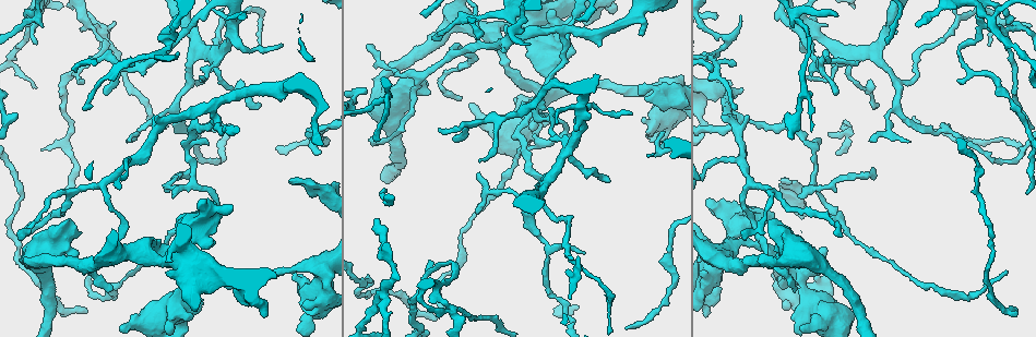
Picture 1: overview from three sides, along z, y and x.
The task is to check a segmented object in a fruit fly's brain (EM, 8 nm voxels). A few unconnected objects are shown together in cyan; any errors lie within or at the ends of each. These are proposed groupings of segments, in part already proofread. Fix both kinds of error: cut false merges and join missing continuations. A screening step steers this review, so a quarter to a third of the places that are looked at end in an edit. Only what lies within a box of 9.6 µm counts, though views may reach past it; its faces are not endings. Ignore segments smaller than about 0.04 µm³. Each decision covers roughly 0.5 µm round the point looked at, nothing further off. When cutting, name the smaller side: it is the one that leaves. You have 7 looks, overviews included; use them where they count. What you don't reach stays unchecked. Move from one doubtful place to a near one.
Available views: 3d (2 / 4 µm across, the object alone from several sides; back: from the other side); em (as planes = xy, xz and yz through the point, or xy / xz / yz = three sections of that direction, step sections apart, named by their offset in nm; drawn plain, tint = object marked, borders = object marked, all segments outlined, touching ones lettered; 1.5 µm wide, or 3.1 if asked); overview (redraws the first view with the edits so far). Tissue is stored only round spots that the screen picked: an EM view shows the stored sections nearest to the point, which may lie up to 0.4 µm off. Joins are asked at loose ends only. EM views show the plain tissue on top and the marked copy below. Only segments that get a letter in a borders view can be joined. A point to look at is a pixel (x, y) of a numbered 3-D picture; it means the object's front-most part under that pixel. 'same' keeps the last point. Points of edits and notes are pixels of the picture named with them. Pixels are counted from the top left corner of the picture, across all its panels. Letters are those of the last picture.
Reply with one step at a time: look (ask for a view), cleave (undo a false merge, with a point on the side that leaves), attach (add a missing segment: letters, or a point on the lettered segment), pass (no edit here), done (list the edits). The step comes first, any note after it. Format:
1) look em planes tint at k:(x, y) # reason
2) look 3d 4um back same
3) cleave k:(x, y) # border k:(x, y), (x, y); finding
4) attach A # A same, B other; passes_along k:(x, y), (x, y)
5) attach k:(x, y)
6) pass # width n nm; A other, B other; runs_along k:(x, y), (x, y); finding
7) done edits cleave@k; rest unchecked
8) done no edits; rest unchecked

look em planes borders at 1:(368, 49) # free end

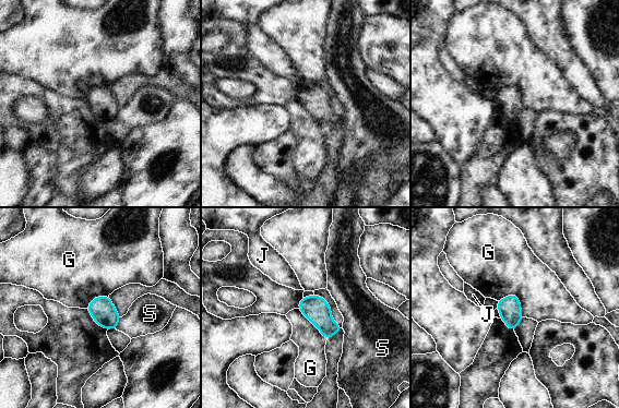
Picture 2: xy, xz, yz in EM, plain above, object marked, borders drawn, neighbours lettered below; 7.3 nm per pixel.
pass # G other, J other, S other; border 2:(497, 300), (515, 295), (524, 316); no lettered segment goes on from it

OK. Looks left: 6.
look 3d 2um at 1:(173, 196) # branch stops here

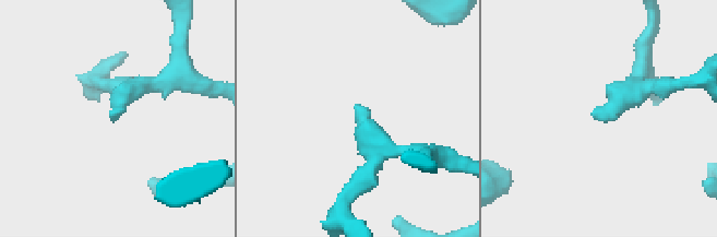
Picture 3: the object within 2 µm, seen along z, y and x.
look em xz step 8 tint at 3:(112, 116) # arm_widths 170, 190 nm; now the EM

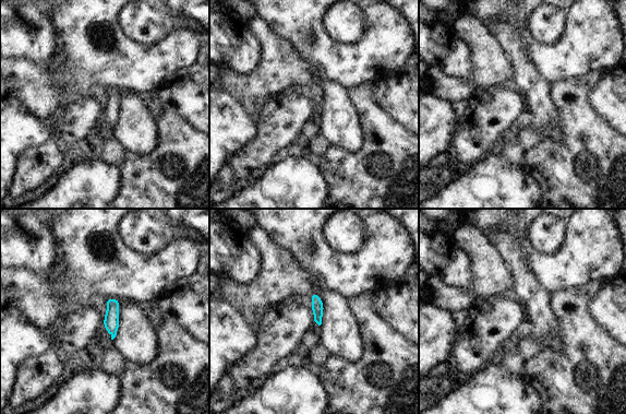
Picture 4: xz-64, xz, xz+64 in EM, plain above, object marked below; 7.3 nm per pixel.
look em xz step 8 borders same

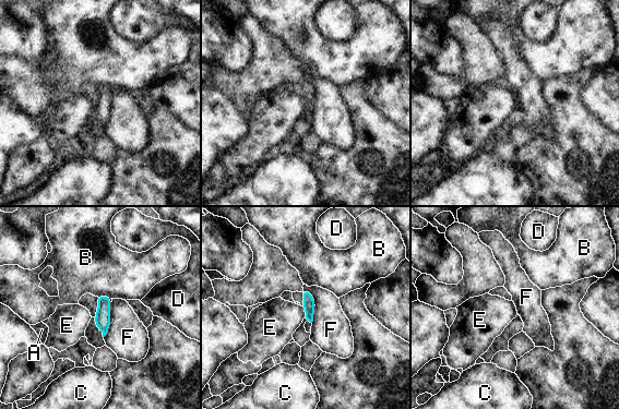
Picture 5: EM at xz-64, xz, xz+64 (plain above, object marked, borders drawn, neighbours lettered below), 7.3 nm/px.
pass # A other, B other, C other, D other, E other, F other; border 5:(302, 305), (306, 316); no lettered segment goes on from it

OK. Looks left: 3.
look em xy step 8 borders at 1:(511, 18) # sharp bend

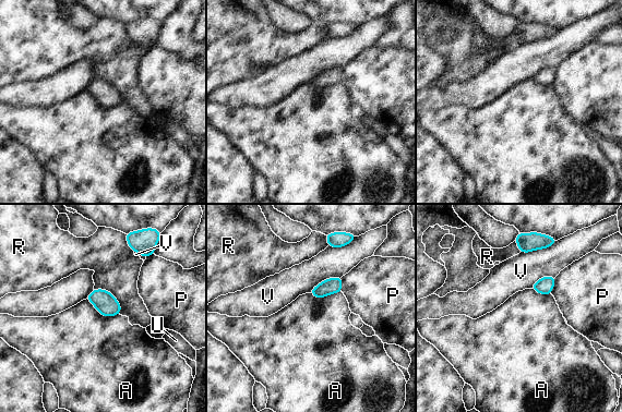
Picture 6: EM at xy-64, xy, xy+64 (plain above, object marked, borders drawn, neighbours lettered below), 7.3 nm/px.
pass # A other, P other, R other, U other, V other; all the same neuron

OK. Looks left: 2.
done no edits; rest unchecked

